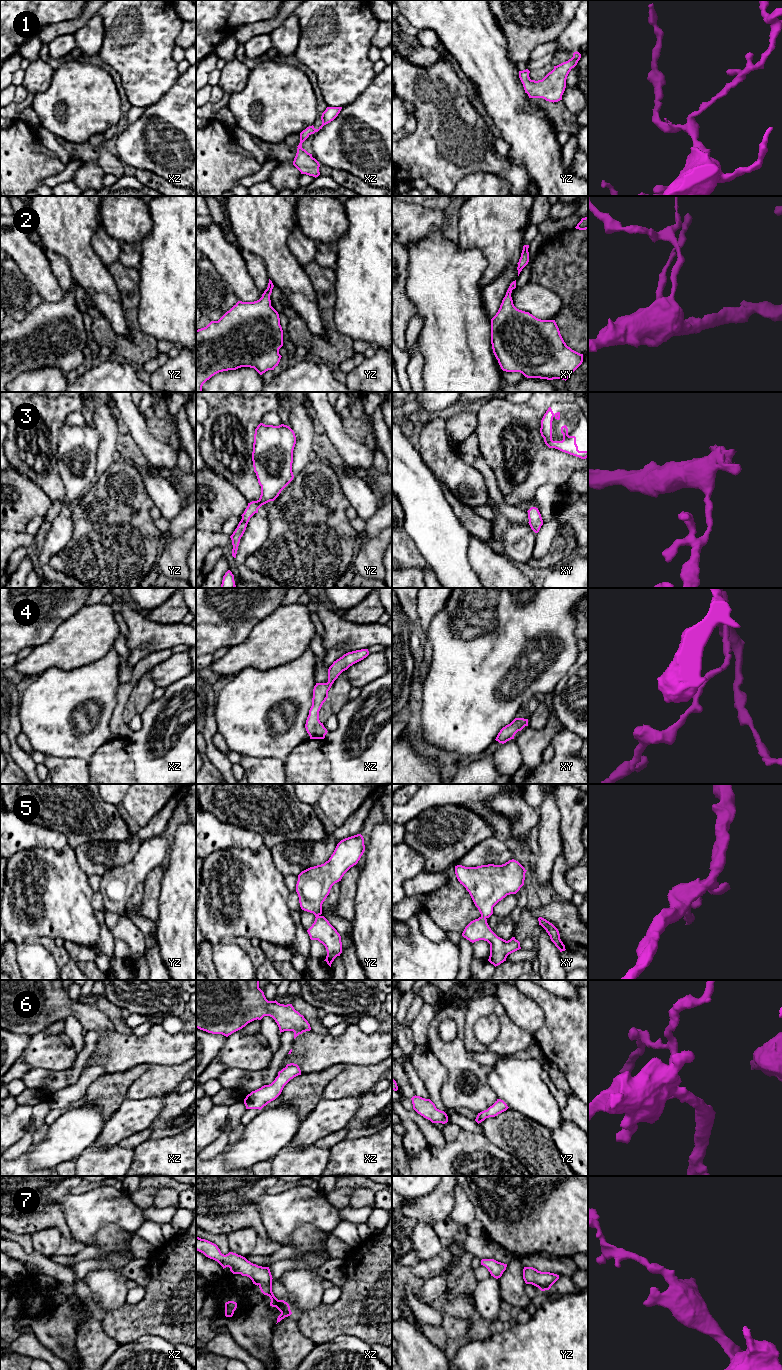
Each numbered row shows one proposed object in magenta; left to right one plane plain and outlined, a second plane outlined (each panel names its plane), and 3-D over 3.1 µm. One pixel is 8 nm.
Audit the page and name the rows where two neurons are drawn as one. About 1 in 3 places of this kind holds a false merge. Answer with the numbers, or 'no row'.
no row

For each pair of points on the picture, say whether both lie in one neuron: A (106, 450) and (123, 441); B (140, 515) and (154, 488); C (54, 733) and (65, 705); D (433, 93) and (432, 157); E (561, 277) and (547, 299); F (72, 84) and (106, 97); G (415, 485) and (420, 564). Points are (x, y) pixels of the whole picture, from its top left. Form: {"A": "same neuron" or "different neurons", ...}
{"A": "different neurons", "B": "different neurons", "C": "same neuron", "D": "same neuron", "E": "different neurons", "F": "same neuron", "G": "different neurons"}

